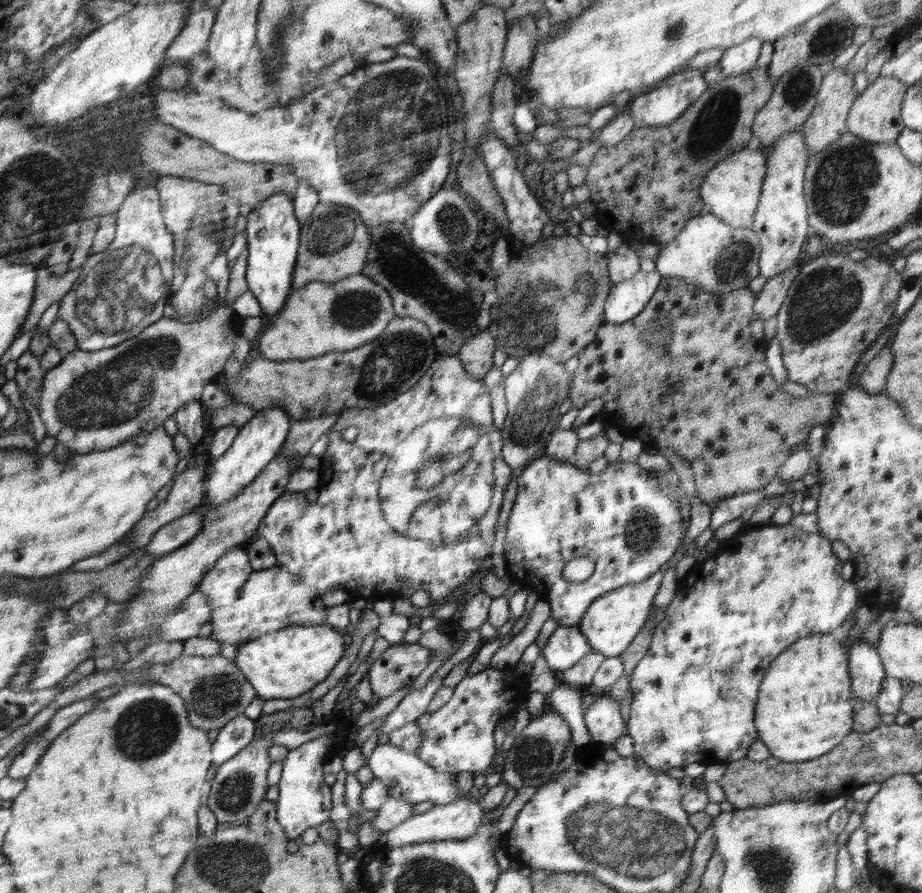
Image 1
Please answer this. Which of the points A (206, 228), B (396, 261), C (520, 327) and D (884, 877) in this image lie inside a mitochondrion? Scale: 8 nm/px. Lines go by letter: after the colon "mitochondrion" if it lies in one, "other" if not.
A: mitochondrion
B: mitochondrion
C: mitochondrion
D: other

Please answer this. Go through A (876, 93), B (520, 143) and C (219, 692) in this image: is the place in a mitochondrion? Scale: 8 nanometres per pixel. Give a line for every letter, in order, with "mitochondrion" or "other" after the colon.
A: other
B: other
C: mitochondrion

